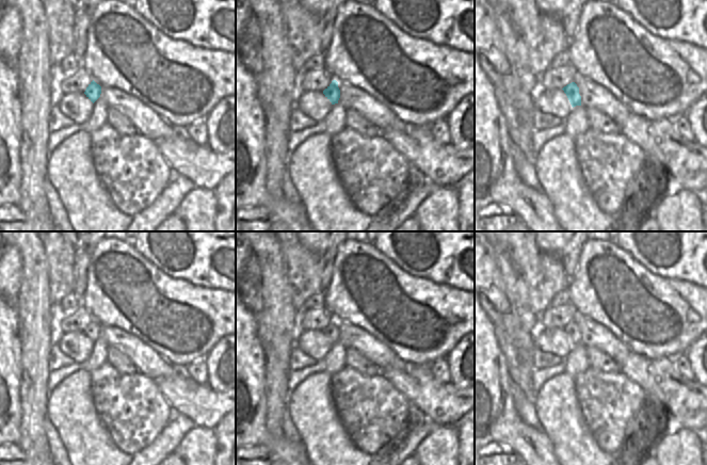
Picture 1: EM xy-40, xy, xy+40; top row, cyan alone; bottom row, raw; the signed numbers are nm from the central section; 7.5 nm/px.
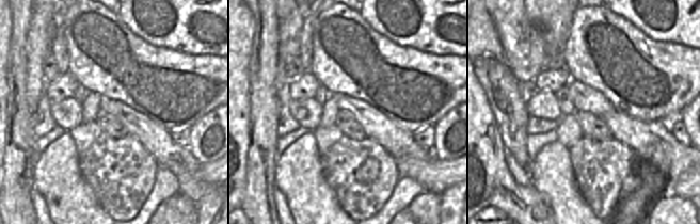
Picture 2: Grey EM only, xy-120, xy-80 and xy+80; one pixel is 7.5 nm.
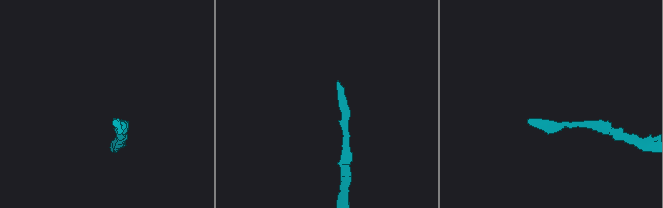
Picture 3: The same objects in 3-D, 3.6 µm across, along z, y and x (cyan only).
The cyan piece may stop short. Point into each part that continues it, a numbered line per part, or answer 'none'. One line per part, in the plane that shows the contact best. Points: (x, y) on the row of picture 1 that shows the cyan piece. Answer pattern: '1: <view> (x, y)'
none

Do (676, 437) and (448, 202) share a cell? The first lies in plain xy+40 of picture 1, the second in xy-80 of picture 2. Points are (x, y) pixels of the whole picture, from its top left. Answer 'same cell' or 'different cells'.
different cells

